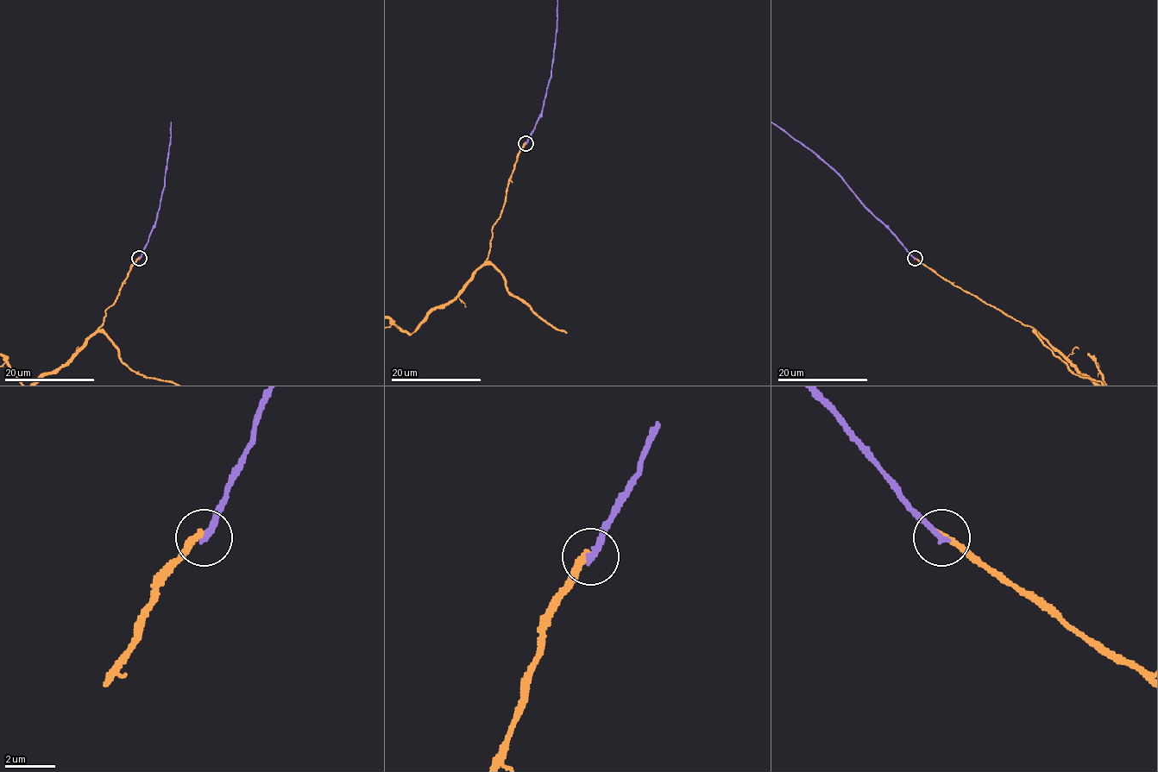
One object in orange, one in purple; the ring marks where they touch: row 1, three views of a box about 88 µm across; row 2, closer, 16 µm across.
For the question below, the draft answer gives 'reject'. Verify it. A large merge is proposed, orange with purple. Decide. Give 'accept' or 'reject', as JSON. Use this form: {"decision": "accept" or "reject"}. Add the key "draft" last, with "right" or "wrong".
{"decision": "reject", "draft": "right"}

